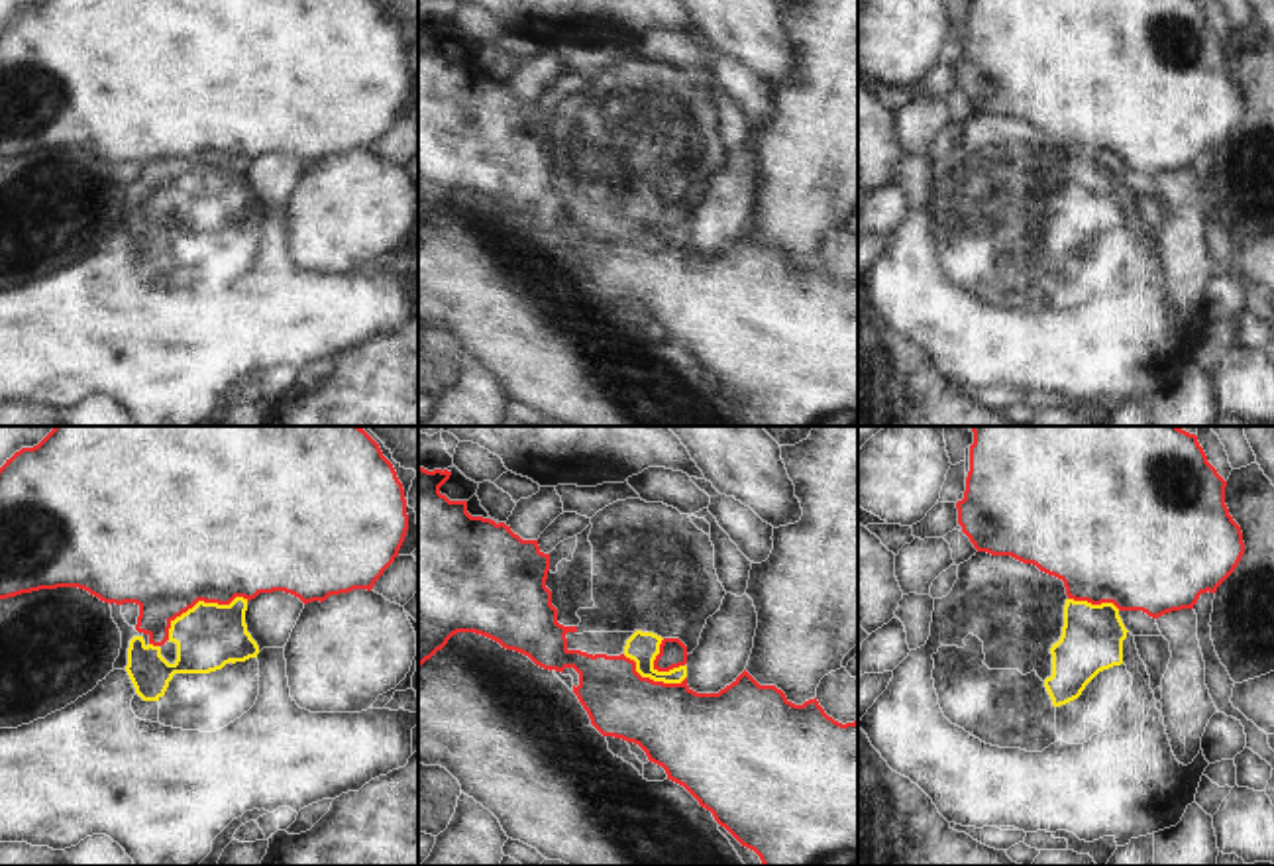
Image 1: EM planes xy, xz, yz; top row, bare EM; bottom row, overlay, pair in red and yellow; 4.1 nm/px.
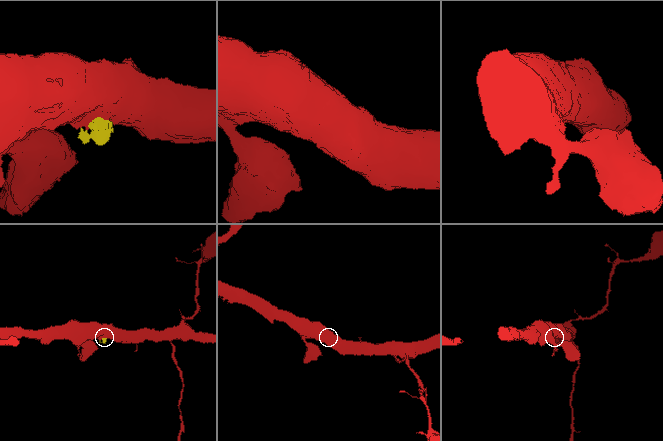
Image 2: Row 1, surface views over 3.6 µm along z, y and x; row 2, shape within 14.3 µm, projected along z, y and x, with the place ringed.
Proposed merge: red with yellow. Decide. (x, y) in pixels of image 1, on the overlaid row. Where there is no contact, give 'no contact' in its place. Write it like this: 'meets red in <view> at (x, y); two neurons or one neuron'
meets red in xy at (201, 599); two neurons

